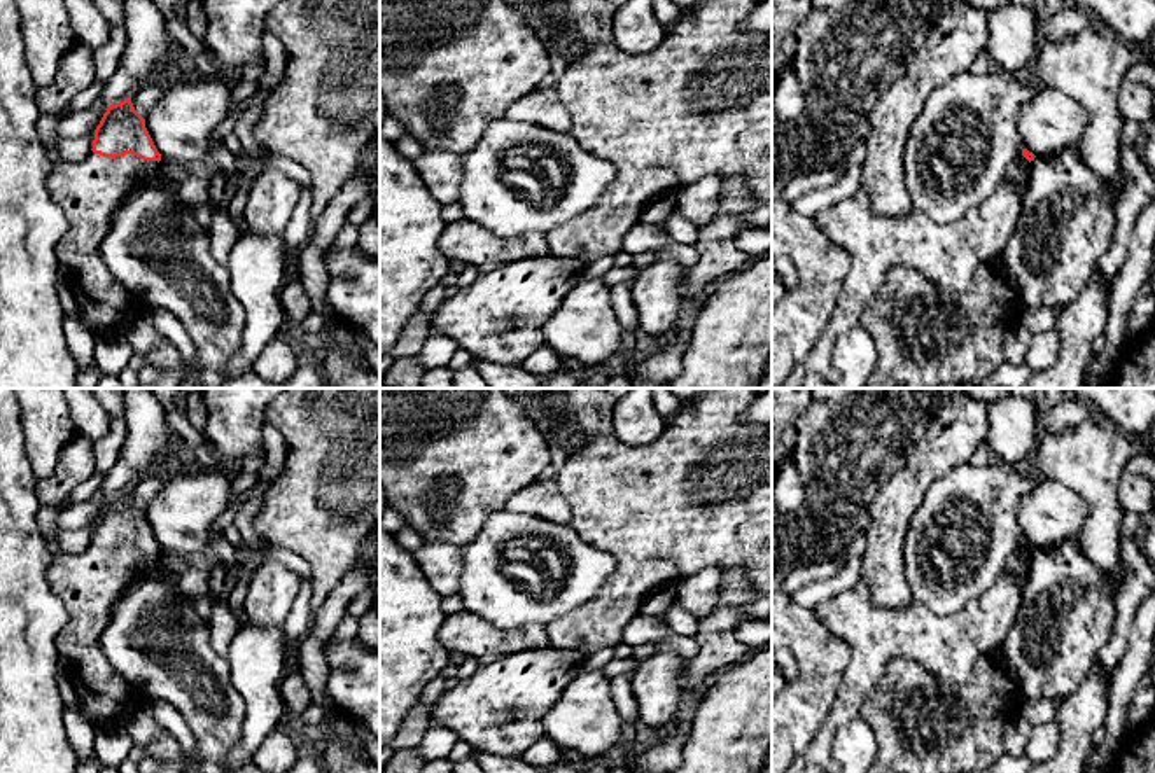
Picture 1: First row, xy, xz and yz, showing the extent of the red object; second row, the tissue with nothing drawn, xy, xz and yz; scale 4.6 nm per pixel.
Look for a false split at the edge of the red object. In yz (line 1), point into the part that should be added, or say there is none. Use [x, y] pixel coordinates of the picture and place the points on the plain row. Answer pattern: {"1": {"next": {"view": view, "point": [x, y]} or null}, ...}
{"1": {"next": null}}

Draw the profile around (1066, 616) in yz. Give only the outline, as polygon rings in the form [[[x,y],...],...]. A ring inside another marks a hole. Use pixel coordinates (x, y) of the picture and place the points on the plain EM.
[[[1076,539],[1050,547],[1034,549],[1029,560],[1027,581],[1022,591],[1018,617],[1003,642],[1008,670],[1017,680],[1024,700],[1066,700],[1078,691],[1096,665],[1099,651],[1113,633],[1115,600],[1120,586],[1102,574],[1082,551]]]

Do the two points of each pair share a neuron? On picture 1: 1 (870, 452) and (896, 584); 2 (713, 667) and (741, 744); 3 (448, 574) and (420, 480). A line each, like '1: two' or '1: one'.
1: two
2: two
3: two

